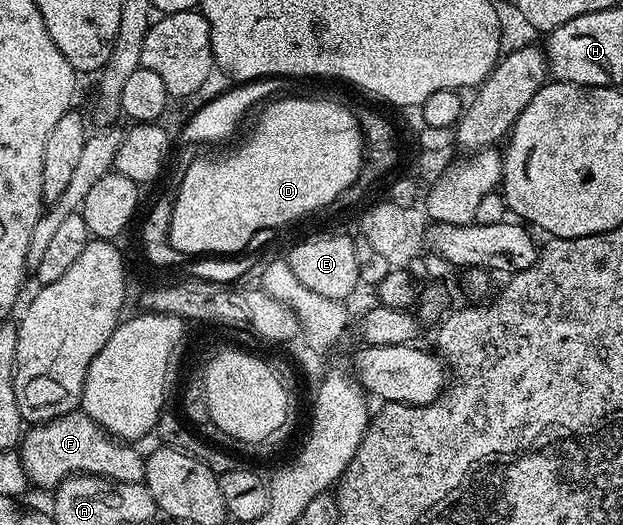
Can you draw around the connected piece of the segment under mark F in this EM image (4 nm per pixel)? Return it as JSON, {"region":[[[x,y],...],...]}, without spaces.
{"region":[[[83,410],[68,412],[48,424],[31,425],[18,445],[20,461],[28,475],[29,485],[55,490],[73,474],[103,476],[106,480],[141,483],[144,478],[145,457],[139,447],[118,440],[98,427]]]}

